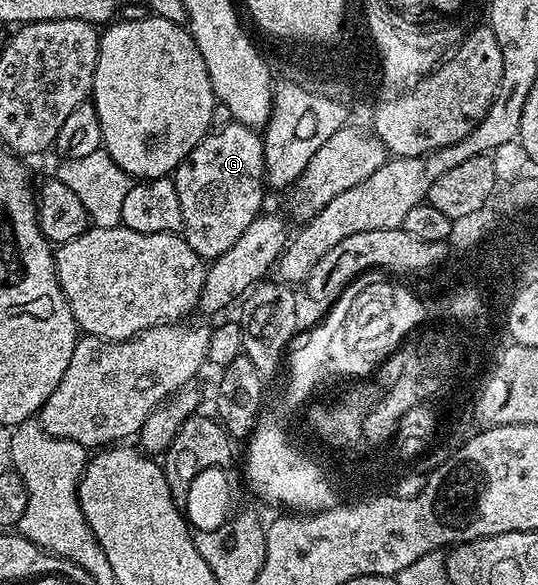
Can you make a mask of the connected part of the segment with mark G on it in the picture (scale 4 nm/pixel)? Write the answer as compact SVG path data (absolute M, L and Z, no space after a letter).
M230 124L208 132L173 174L177 199L181 199L181 236L202 259L214 259L229 251L262 210L266 167L263 138L252 126Z

